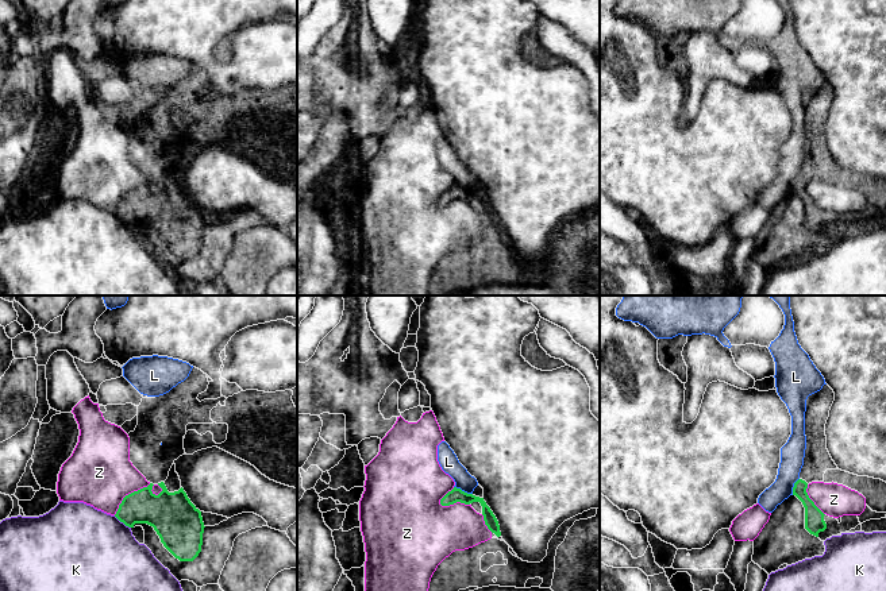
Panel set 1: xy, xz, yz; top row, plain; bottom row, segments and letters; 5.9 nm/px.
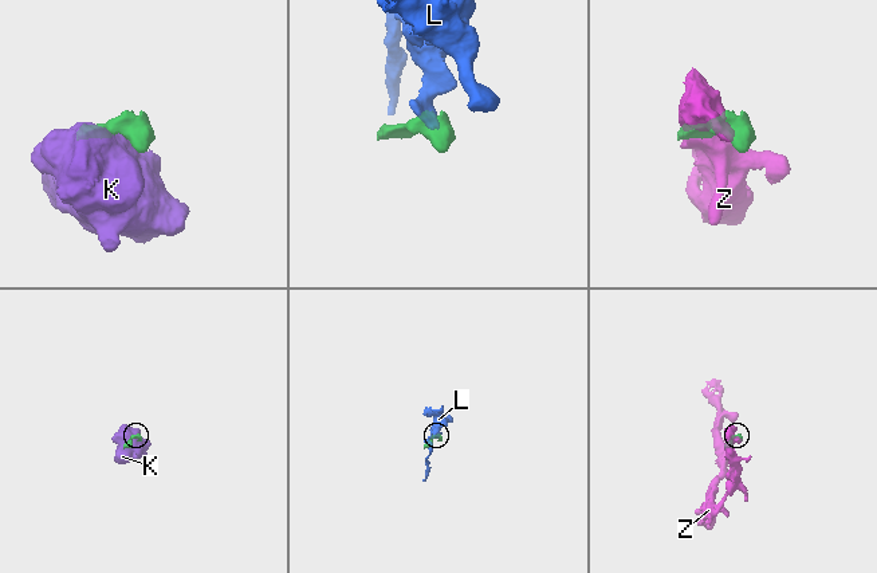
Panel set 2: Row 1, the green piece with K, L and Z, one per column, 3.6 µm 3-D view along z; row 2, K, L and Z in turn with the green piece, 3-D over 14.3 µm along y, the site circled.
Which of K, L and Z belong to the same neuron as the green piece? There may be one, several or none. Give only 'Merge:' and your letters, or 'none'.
Merge: none

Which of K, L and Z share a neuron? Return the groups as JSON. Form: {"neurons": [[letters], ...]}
{"neurons": [["K"], ["L"], ["Z"]]}

